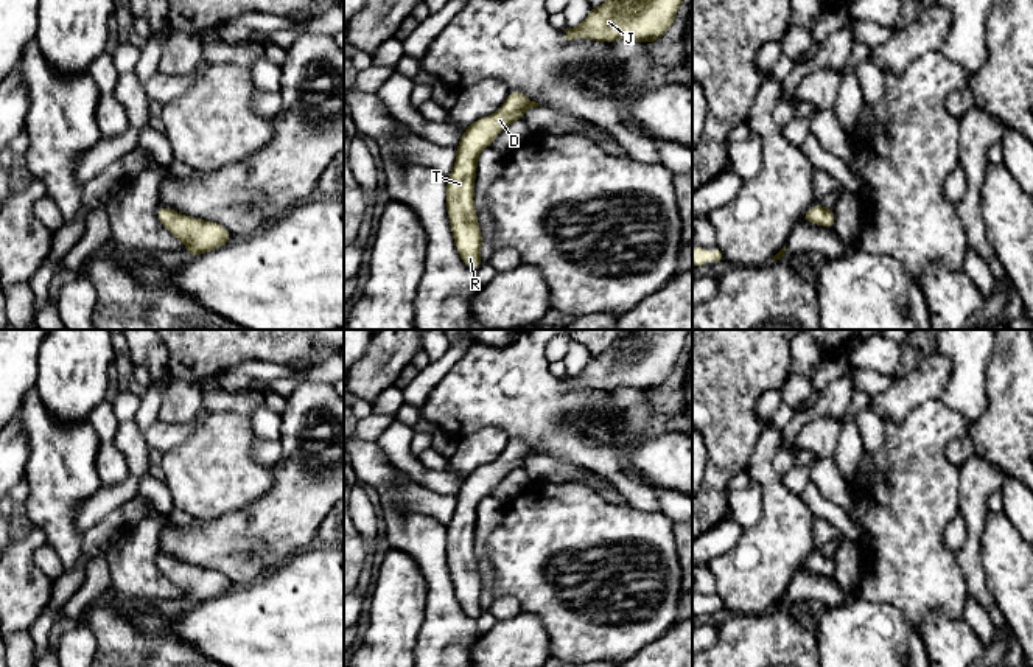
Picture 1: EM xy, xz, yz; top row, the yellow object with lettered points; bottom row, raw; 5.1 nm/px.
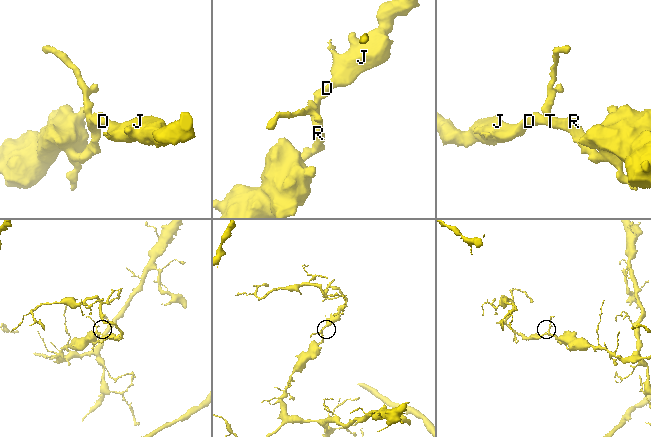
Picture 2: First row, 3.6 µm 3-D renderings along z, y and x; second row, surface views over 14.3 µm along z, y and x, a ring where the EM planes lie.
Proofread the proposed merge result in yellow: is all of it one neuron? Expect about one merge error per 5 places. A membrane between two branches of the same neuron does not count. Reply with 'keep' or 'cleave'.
keep

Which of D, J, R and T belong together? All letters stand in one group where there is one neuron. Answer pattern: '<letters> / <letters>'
D J R T

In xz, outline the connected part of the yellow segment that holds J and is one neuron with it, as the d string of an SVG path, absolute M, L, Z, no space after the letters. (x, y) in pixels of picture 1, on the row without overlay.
M630 330L588 365L566 376L565 389L585 386L611 392L632 387L649 393L660 389L675 370L689 330Z

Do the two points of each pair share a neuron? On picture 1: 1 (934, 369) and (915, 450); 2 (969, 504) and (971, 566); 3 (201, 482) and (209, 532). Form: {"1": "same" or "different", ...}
{"1": "different", "2": "same", "3": "different"}

